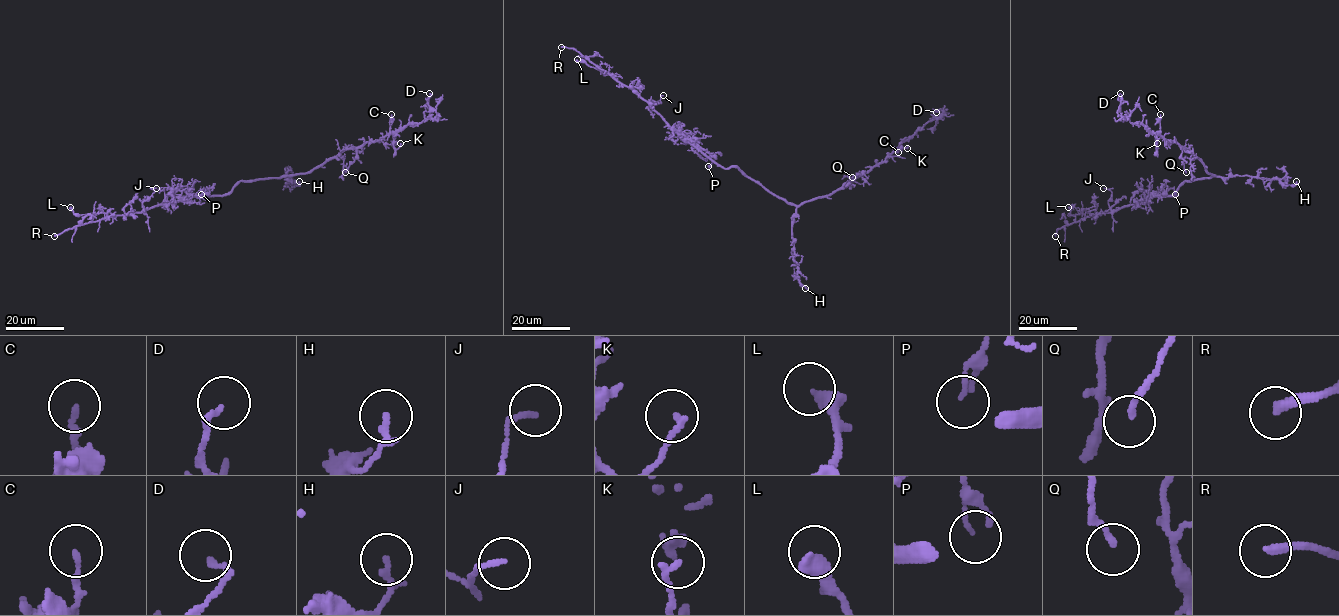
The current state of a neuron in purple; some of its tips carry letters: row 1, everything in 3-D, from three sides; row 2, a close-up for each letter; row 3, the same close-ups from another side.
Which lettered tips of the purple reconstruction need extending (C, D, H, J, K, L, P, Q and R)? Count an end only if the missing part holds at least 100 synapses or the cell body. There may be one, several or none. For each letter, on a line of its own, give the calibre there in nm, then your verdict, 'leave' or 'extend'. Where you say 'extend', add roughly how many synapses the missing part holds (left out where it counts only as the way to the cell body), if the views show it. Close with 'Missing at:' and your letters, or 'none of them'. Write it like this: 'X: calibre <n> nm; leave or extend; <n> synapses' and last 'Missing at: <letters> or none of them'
C: calibre 190 nm; leave
D: calibre 170 nm; leave
H: calibre 200 nm; leave
J: calibre 140 nm; leave
K: calibre 180 nm; leave
L: calibre 400 nm; leave
P: calibre 100 nm; leave
Q: calibre 160 nm; leave
R: calibre 280 nm; extend
Missing at: R

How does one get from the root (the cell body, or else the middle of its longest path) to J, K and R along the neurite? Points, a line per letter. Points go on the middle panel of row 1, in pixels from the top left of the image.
J: (762, 187), (736, 166), (723, 168), (683, 140), (648, 100), (661, 103), (663, 95)
K: (762, 187), (787, 202), (801, 205), (842, 189), (881, 163), (899, 147), (907, 148)
R: (762, 187), (736, 166), (723, 168), (713, 162), (683, 140), (631, 88), (574, 49), (561, 47)

